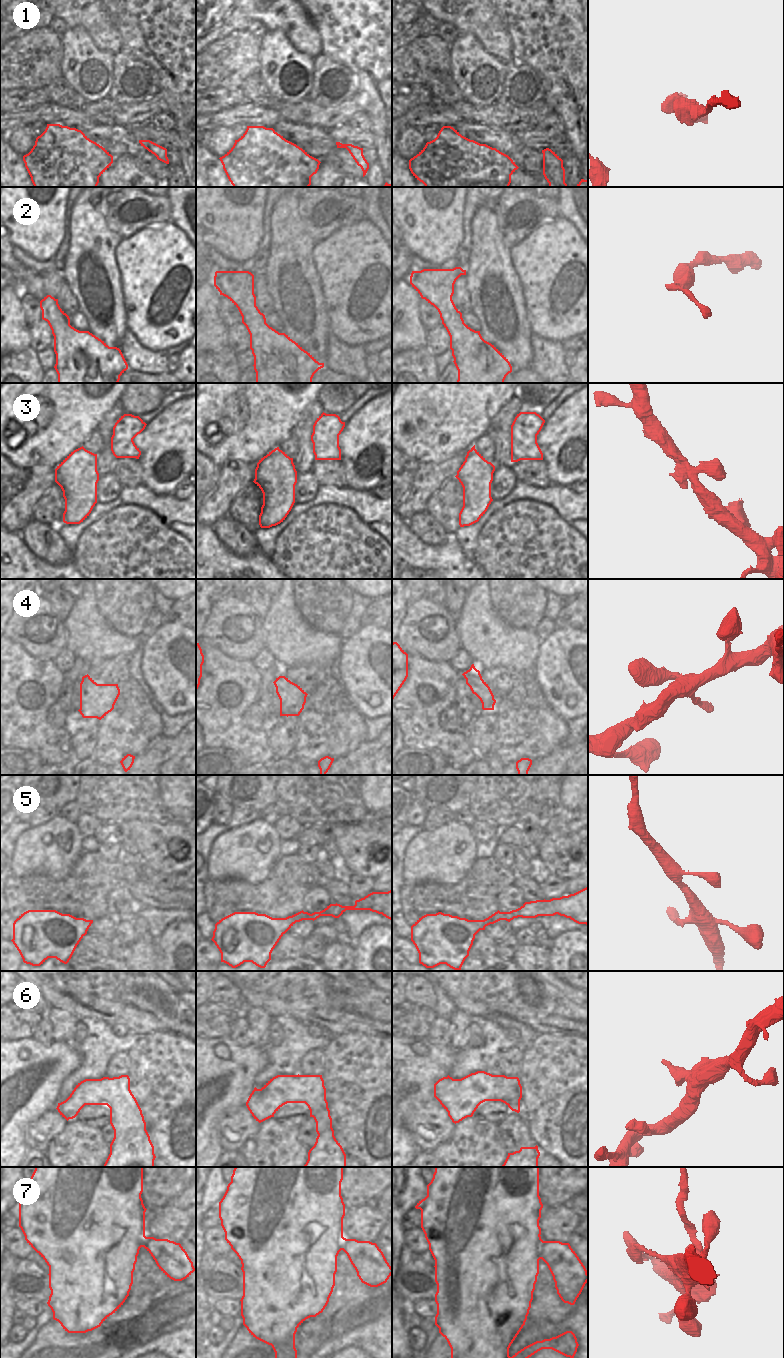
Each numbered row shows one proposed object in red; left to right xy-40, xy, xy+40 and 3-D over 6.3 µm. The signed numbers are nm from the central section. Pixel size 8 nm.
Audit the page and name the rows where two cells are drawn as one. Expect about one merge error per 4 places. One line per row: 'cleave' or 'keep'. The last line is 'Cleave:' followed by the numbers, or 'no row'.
1: keep
2: cleave
3: keep
4: keep
5: keep
6: keep
7: cleave
Cleave: 2, 7

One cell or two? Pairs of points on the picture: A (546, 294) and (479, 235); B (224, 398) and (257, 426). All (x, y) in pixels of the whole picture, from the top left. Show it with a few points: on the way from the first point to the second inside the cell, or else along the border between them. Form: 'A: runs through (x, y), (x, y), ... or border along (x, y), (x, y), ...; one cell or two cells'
A: border along (509, 249), (509, 257), (513, 269), (522, 287); two cells
B: runs through (232, 406), (239, 414), (245, 414), (249, 418); one cell

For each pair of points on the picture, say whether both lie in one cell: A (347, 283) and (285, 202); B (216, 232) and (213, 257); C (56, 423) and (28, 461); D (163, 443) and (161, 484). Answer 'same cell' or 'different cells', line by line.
A: different cells
B: different cells
C: same cell
D: same cell

